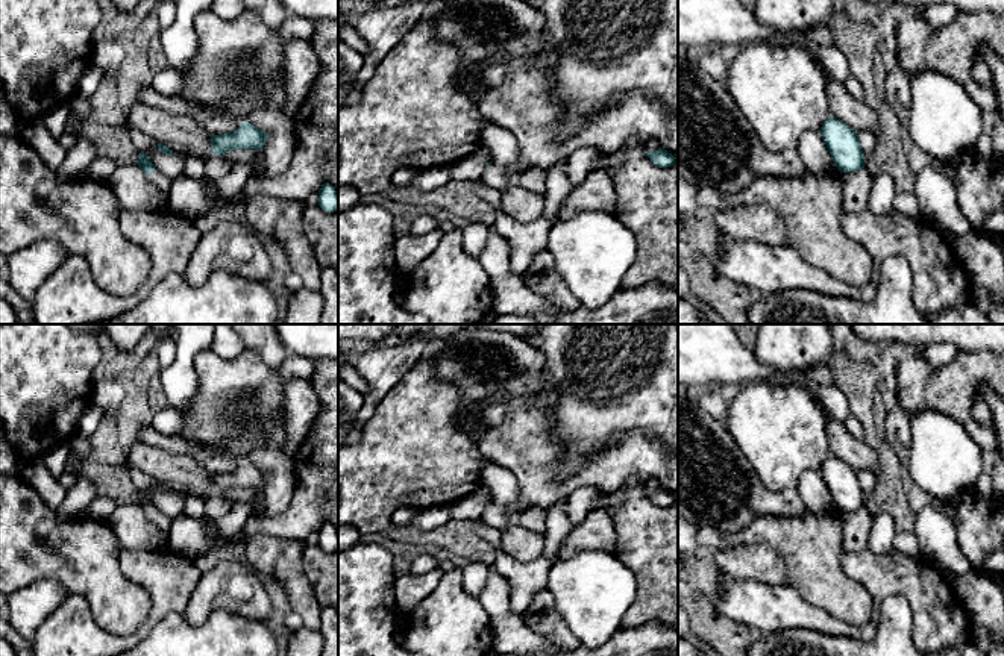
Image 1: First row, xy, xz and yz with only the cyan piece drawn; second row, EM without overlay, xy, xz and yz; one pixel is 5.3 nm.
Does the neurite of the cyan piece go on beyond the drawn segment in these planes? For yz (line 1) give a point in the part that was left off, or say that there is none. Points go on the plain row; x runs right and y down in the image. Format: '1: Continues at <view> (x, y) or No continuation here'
1: No continuation here

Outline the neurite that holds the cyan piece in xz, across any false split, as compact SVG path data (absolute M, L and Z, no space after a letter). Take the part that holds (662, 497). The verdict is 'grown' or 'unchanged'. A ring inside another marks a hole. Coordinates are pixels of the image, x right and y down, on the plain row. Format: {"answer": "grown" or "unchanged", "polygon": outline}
{"answer": "unchanged", "polygon": "M661 486L655 491L645 489L645 492L651 498L651 501L660 508L667 508L676 501L673 494Z"}

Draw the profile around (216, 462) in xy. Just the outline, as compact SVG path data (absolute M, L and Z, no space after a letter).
M153 426L143 427L140 432L140 439L149 445L159 447L170 453L190 455L197 459L209 474L229 473L237 470L241 464L241 461L237 458L211 450L202 444L187 441L180 436L167 436L158 432Z

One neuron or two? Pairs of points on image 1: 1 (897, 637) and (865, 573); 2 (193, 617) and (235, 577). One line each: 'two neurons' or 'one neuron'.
1: two neurons
2: one neuron

